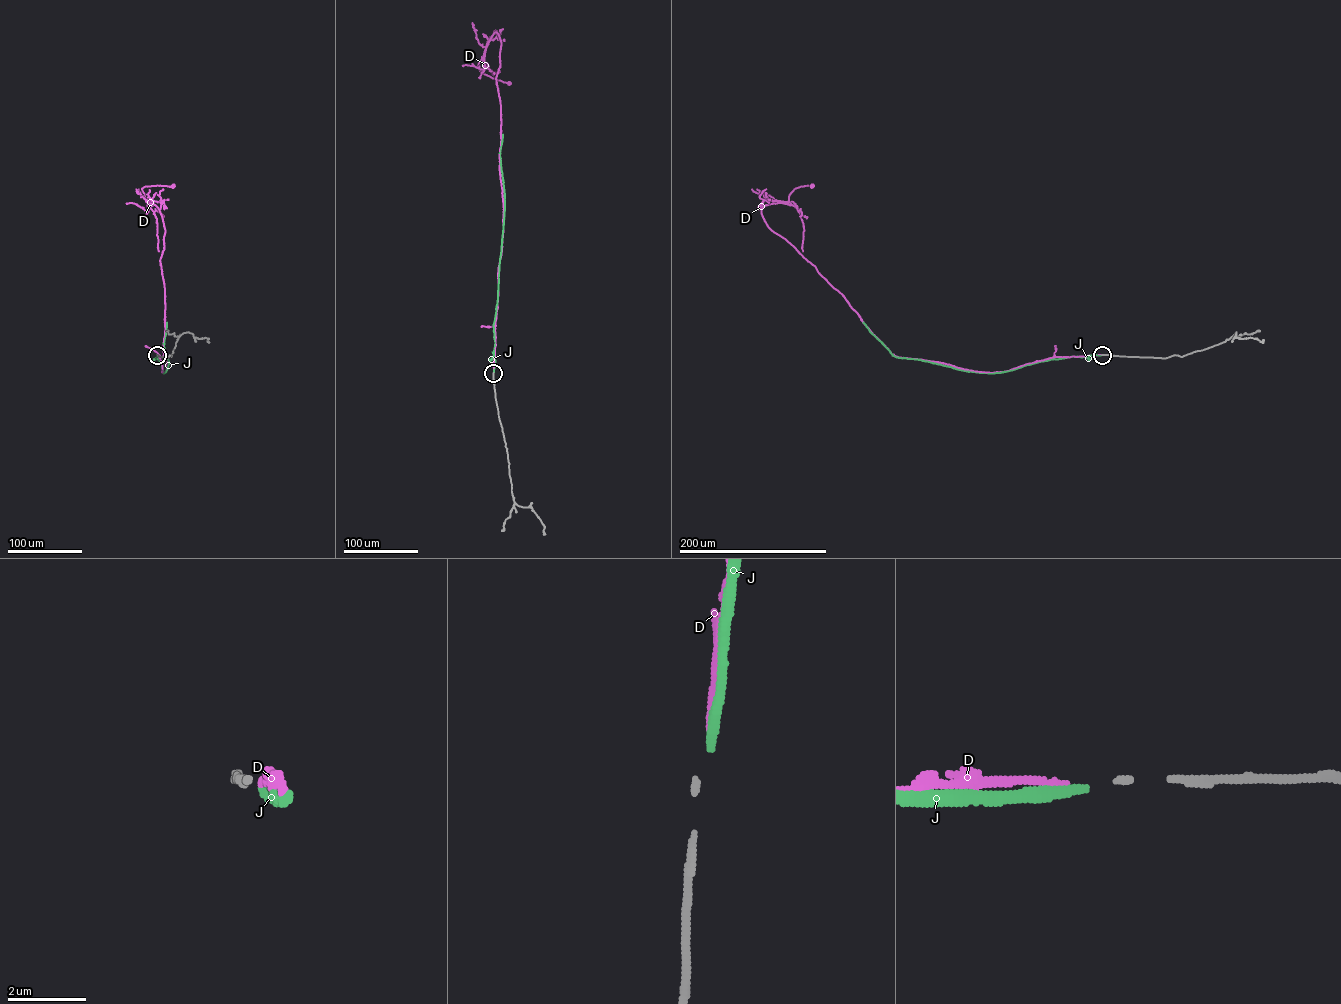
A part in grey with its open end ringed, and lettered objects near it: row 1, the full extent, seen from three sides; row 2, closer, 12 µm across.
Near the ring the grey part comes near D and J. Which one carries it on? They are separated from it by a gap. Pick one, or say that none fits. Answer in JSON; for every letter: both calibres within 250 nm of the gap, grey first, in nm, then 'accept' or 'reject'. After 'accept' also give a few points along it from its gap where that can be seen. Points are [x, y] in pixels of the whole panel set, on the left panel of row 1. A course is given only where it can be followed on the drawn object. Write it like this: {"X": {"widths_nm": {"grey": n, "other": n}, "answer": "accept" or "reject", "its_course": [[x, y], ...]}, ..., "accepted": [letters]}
{"D": {"widths_nm": {"grey": 120, "other": 170}, "answer": "accept", "its_course": [[157, 355], [165, 372], [160, 260], [165, 229], [159, 209], [148, 205], [142, 188], [173, 186]]}, "J": {"widths_nm": {"grey": 120, "other": 240}, "answer": "reject"}, "accepted": ["D"]}

